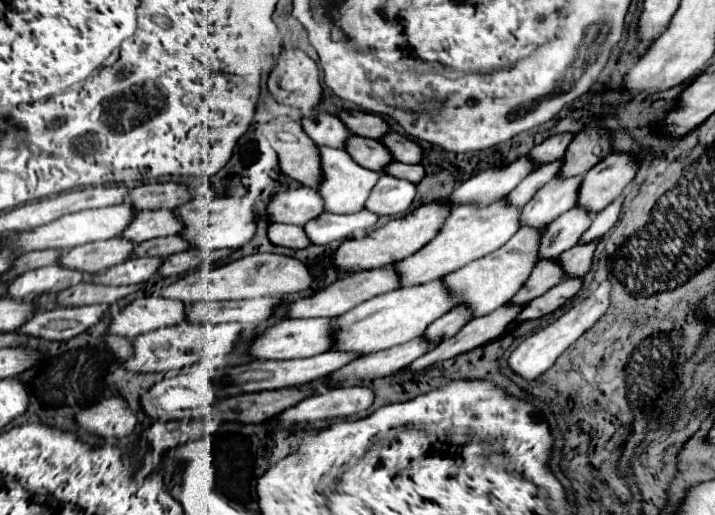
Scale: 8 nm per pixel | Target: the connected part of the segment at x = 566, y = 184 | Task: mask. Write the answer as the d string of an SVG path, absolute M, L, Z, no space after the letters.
M556 176L554 182L542 186L534 198L522 208L522 226L546 226L578 202L578 190L584 176L574 178L560 178Z

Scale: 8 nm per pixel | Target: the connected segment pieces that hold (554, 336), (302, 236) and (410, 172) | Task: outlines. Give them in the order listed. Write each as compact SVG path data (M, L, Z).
M604 280L588 298L582 298L580 302L576 302L576 304L574 304L568 312L564 312L556 322L548 324L546 328L538 330L536 334L528 336L528 338L512 352L512 356L510 356L510 360L508 360L510 368L512 368L516 374L520 374L522 378L526 378L526 380L534 380L534 378L538 378L540 374L544 374L544 372L556 362L556 358L558 358L564 350L568 350L586 330L590 330L590 328L606 314L608 306L610 306L610 290L612 290L610 280Z
M270 224L268 238L272 244L286 248L308 248L312 244L302 226L290 226L290 224Z
M392 162L390 166L386 166L386 170L384 170L386 174L392 174L392 176L396 176L396 178L404 178L404 180L410 180L412 184L418 184L424 176L426 176L426 172L424 172L424 166L420 166L420 164L402 164L402 162Z

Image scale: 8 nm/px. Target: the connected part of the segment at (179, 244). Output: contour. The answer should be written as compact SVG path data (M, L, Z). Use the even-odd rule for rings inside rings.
M166 236L166 238L154 238L154 240L146 240L138 246L138 250L134 250L132 258L140 258L140 256L172 256L176 252L188 250L190 244L180 238L180 236Z

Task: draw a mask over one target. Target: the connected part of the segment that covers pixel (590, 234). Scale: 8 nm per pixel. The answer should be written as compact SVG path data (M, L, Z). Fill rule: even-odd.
M624 196L616 198L610 206L606 206L606 210L602 210L602 212L594 218L592 226L586 230L586 234L582 236L580 244L586 244L586 242L590 242L590 240L594 240L594 238L604 236L604 234L618 222L620 212L622 212L622 204L624 204Z

